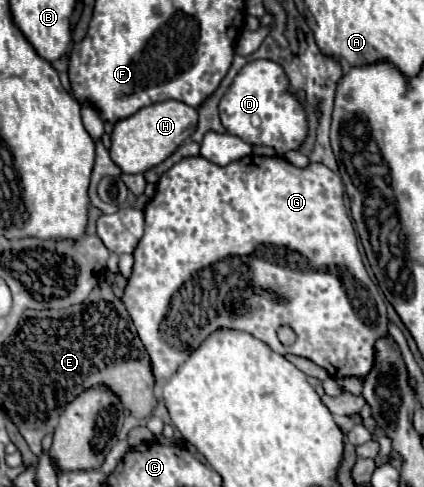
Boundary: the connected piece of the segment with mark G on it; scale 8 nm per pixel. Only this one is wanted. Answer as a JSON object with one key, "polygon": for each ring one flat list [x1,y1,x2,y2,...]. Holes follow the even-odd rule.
{"polygon":[[201,155,199,157,187,157,187,159,179,161,179,163,175,163,169,171,165,171,161,175,161,179,157,183,155,199,151,197,151,201,145,207,145,233,143,233,139,245,133,251,133,259,135,259,133,273,127,279,127,287,125,287,125,293,123,293,123,303,125,303,125,307,127,307,129,315,131,315,131,321,133,321,135,329,137,329,137,335,139,335,141,343,145,345,145,351,149,353,151,371,153,371,153,377,155,377,155,389,157,391,177,371,177,367,183,365,183,361,191,355,191,351,195,347,199,347,199,343,209,333,213,333,215,329,221,329,221,327,243,329,247,333,255,335,257,339,265,341,273,351,277,351,281,355,291,353,291,355,307,357,313,363,317,363,323,369,327,369,327,373,331,377,335,377,335,379,337,377,351,377,351,375,365,377,371,371,371,367,373,367,373,357,375,357,375,347,373,345,377,341,377,337,387,335,387,309,385,309,385,301,383,301,377,285,367,275,367,269,365,269,365,265,361,261,361,255,359,255,359,249,357,249,355,229,351,225,349,213,347,213,345,201,343,201,341,179,331,169,327,169,321,163,311,163,309,167,299,169,299,167,291,165,289,161,275,159,275,157,263,157,263,155,243,157,243,159,239,159,239,161,235,161,235,163,227,165,227,167,219,167,219,165,203,159],[323,303,343,303,343,305,335,305,337,309,333,311,333,315,329,317,329,313,325,313,325,319,323,319],[281,325,293,327,293,331,297,333,297,343,285,347,277,339,275,331]]}

